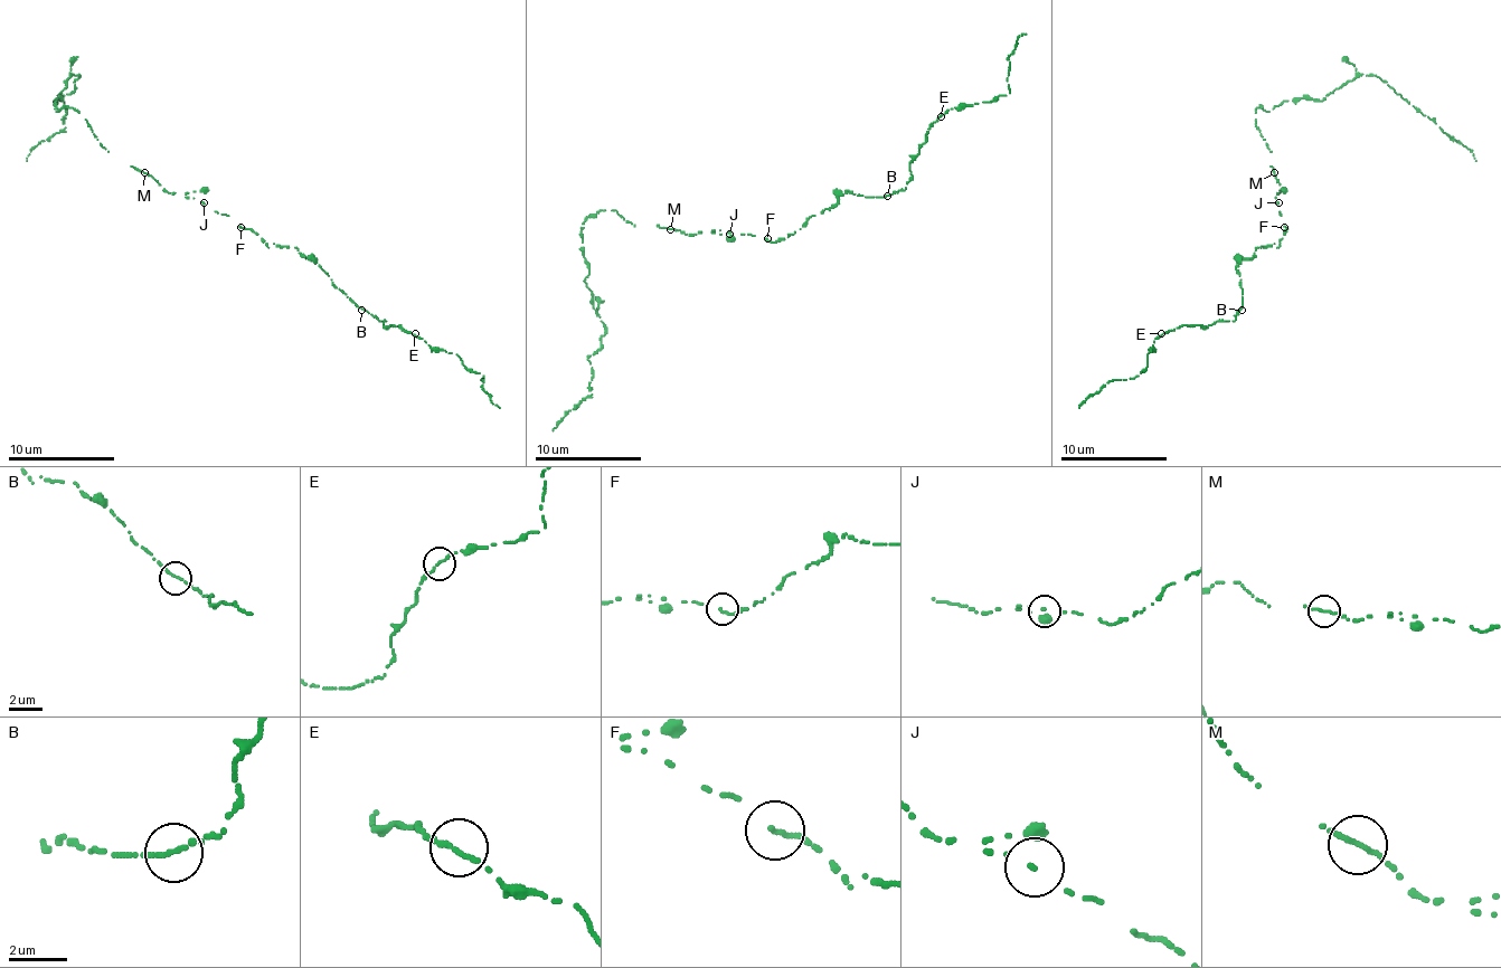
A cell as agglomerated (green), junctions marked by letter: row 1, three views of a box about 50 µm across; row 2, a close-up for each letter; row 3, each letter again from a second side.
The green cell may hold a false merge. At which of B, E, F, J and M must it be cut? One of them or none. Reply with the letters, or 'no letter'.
no letter

